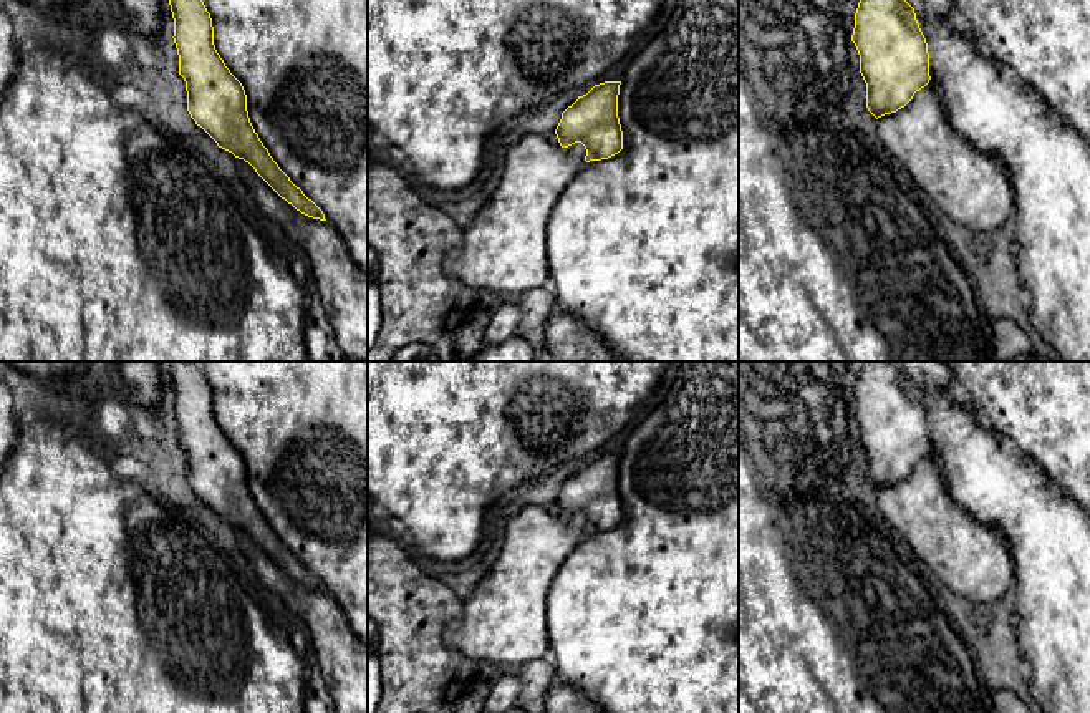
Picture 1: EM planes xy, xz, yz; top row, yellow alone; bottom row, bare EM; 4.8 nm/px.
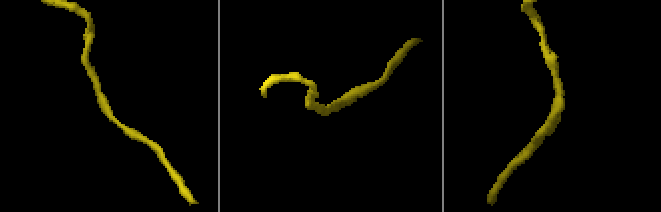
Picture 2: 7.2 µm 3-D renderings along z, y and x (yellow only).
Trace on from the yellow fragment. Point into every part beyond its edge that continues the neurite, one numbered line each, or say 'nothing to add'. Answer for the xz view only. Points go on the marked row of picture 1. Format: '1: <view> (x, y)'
1: xz (504, 249)

